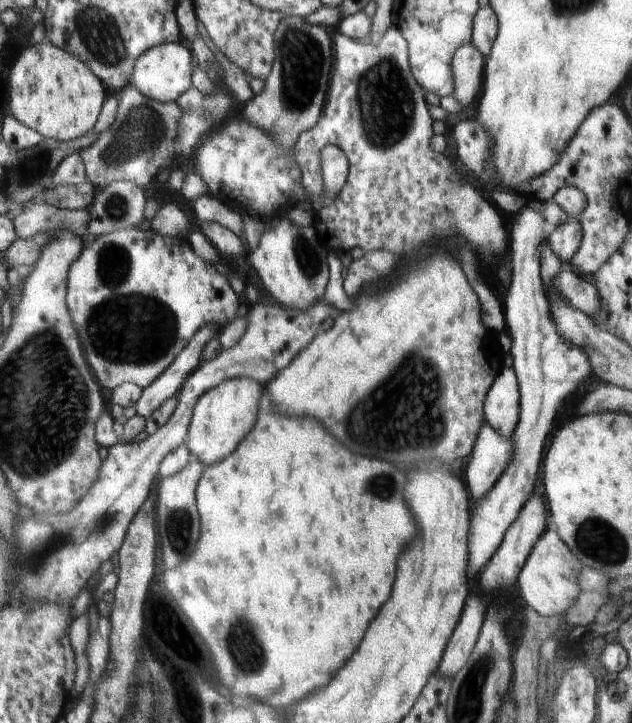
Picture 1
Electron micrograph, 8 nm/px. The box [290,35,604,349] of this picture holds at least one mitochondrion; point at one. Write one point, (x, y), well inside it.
(386, 108)

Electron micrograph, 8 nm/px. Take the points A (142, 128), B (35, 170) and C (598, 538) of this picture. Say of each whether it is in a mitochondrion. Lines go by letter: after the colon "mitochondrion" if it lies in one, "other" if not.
A: mitochondrion
B: mitochondrion
C: mitochondrion

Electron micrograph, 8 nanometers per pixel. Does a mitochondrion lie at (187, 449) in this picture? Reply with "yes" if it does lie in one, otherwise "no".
no

